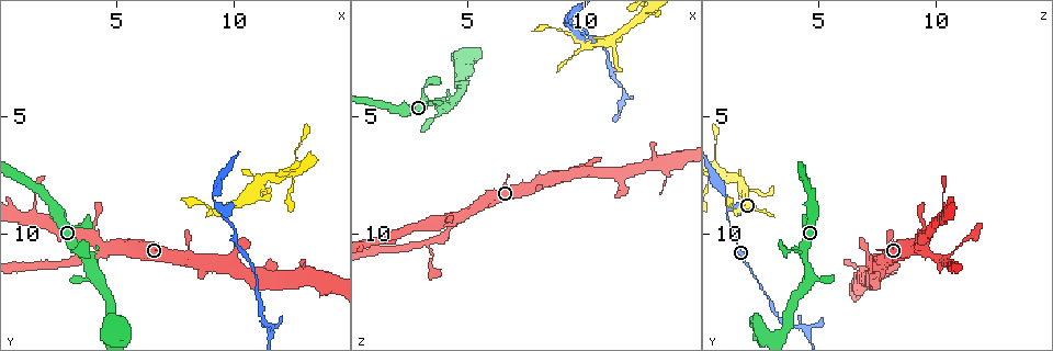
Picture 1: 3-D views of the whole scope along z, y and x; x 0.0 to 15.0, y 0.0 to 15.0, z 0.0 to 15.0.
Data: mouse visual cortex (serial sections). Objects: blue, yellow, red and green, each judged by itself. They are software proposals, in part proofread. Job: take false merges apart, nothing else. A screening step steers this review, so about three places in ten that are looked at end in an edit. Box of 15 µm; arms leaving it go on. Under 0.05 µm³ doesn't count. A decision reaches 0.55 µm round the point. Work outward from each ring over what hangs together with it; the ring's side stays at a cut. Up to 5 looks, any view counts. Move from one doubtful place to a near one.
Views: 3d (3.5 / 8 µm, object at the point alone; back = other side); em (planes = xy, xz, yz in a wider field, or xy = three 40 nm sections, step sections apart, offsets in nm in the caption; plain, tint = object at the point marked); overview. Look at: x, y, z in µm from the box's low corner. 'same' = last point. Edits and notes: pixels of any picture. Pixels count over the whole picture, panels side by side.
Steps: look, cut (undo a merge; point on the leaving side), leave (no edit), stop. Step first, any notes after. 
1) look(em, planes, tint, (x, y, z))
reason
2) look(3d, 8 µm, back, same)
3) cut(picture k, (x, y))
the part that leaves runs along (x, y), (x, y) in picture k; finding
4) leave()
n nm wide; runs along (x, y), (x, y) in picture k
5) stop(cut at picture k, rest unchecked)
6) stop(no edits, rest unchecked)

look(em, xy, step 3, tint, (4.2, 10.6, 9.6))
thin arm on a thick one

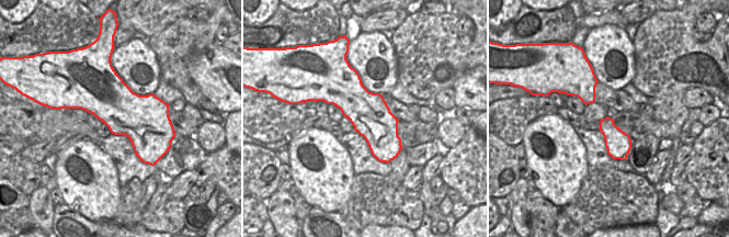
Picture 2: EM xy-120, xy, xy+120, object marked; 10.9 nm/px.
look(3d, 3.5 µm, back, same)
see where the arms go

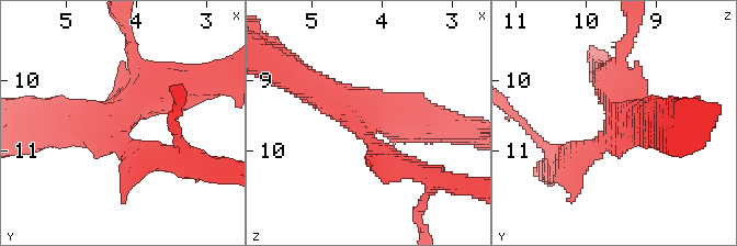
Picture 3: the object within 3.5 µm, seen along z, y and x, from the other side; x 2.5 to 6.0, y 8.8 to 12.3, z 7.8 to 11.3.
cut(picture 3, (385, 159))
arms of 200, 200, 450, 500 nm; two cells meet here

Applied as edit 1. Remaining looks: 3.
look(overview)

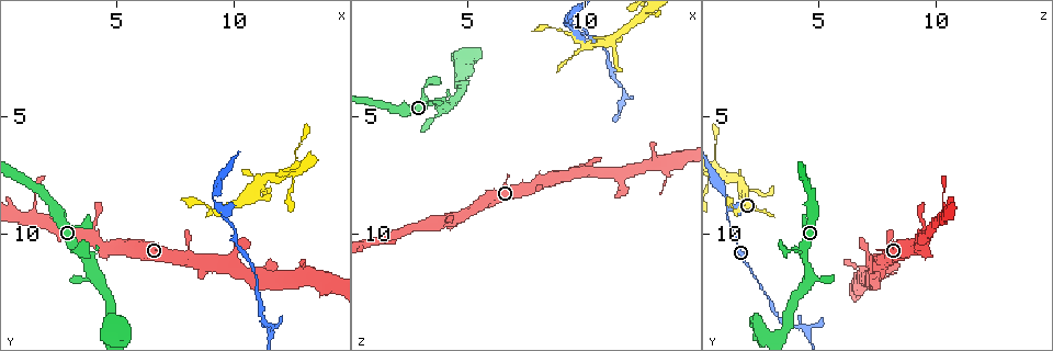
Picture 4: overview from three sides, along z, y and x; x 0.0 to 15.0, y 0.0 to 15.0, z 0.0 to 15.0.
look(3d, 8 µm, (9.3, 8.9, 1.2))
a narrow waist

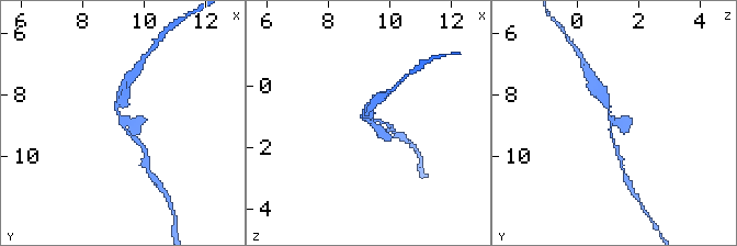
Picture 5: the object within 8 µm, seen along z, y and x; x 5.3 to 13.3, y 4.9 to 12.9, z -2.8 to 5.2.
look(em, xy, step 1, tint, (9.3, 8.9, 1.1))

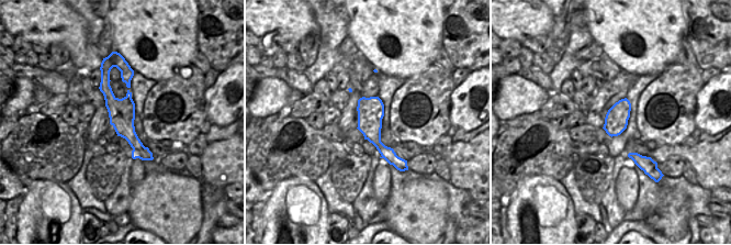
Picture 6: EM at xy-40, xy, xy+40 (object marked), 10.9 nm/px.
cut(picture 5, (387, 137))
border along (361, 98), (364, 114), (381, 125) in picture 6; a second cell is stuck on

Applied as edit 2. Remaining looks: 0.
stop(cut at picture 3, cut at picture 5, rest unchecked)

